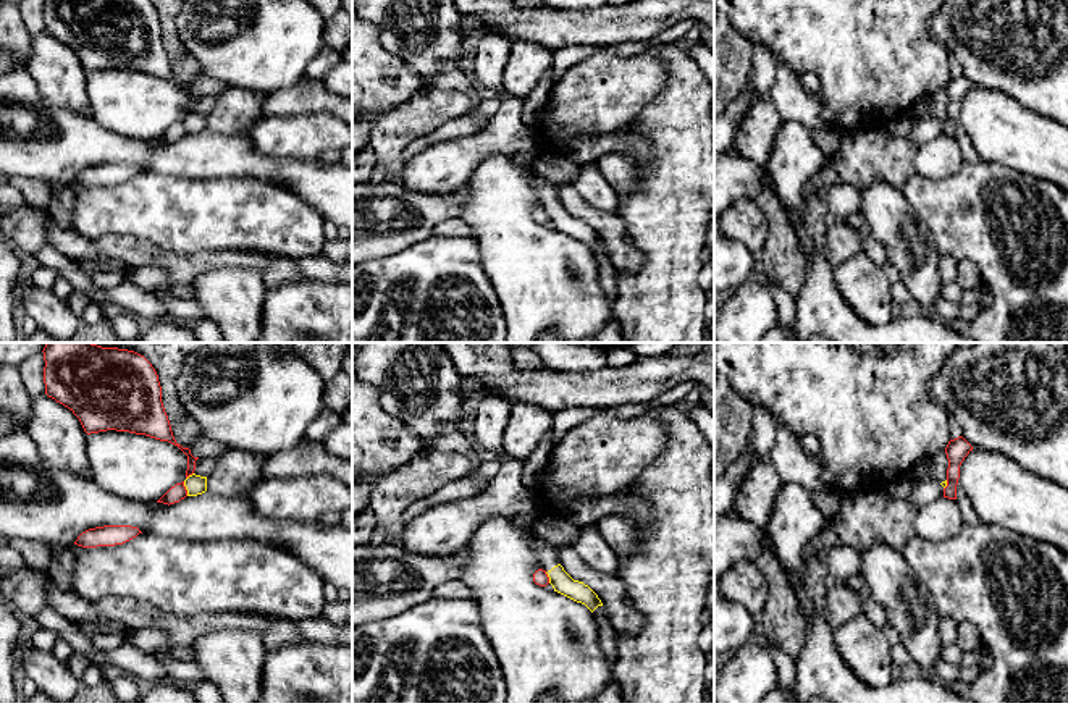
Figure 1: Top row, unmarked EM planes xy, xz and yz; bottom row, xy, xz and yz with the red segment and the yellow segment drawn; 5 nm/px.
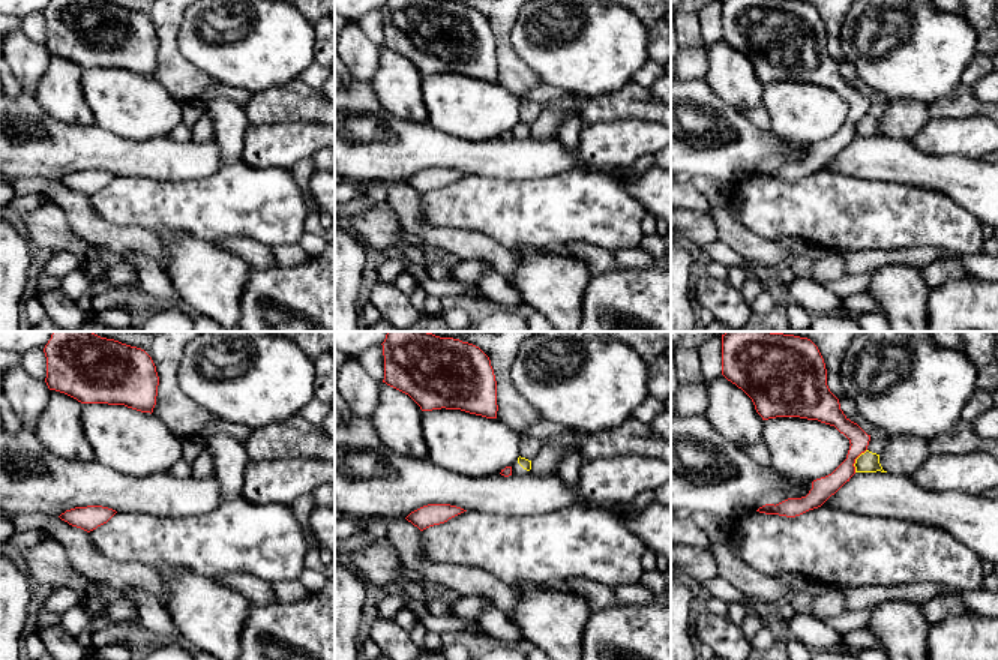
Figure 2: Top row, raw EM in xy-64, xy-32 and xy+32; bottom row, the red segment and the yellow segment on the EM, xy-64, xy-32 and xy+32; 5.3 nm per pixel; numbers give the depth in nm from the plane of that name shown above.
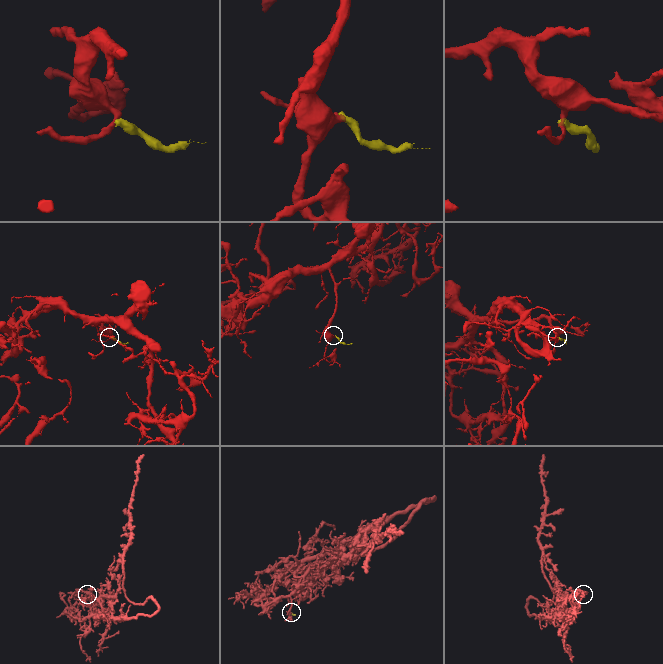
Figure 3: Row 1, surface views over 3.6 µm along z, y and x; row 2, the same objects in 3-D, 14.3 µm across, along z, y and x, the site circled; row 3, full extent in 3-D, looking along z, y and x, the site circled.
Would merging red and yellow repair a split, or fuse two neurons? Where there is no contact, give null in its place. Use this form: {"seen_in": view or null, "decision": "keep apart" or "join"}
{"seen_in": "xy", "decision": "keep apart"}

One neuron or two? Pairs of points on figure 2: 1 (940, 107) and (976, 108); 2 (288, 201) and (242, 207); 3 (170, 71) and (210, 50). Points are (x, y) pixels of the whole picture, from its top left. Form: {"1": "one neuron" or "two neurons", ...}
{"1": "one neuron", "2": "one neuron", "3": "two neurons"}

